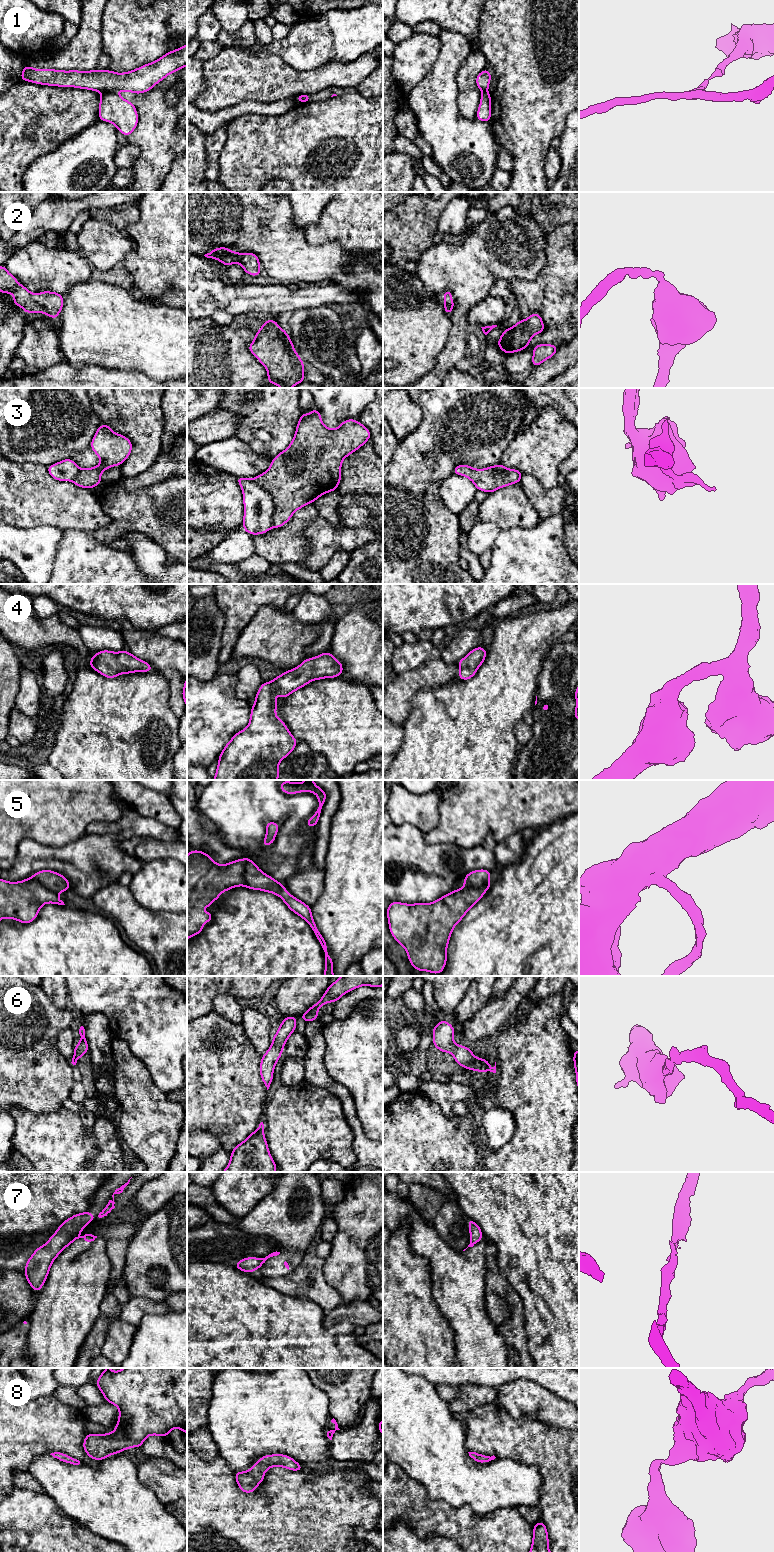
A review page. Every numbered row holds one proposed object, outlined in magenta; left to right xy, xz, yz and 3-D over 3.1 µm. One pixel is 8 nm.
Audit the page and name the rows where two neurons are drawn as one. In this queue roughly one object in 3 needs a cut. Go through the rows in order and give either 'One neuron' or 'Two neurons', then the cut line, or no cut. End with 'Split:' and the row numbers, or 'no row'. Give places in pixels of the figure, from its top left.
1: Two neurons. Split along xy (103, 91), (113, 92)
2: One neuron. No split
3: Two neurons. Split along xz (252, 479), (271, 496), (273, 503), (273, 526)
4: One neuron. No split
5: Two neurons. Split along xz (249, 858), (245, 862), (242, 885)
6: One neuron. No split
7: Two neurons. Split along xy (74, 1236), (63, 1247)
8: One neuron. No split
Split: 1, 3, 5, 7

